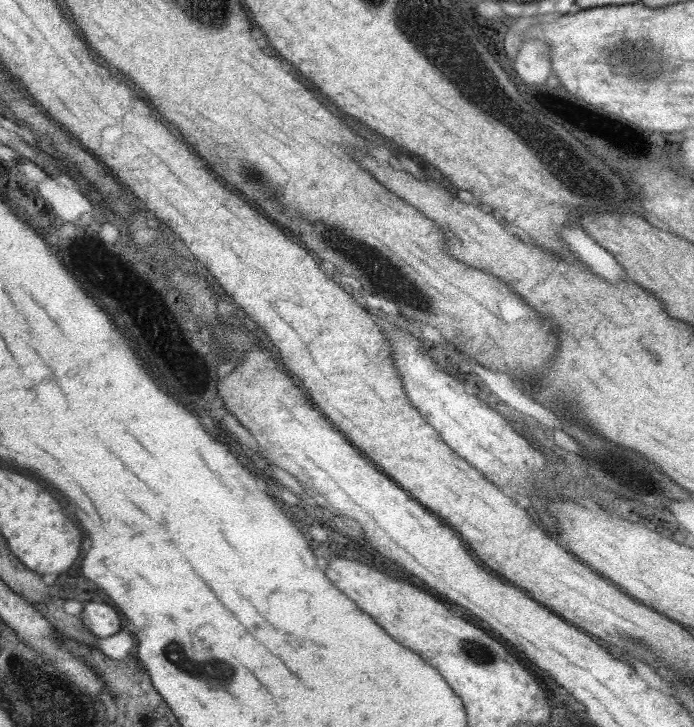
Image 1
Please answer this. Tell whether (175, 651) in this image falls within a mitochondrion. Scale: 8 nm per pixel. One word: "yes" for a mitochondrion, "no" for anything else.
yes

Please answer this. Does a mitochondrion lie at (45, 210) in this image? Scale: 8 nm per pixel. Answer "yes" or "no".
no

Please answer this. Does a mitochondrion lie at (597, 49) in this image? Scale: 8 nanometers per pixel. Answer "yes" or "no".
yes

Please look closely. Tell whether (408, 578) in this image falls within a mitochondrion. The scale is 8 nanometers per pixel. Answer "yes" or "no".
no

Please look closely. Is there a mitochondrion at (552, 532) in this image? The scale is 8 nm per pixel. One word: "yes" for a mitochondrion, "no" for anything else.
no

